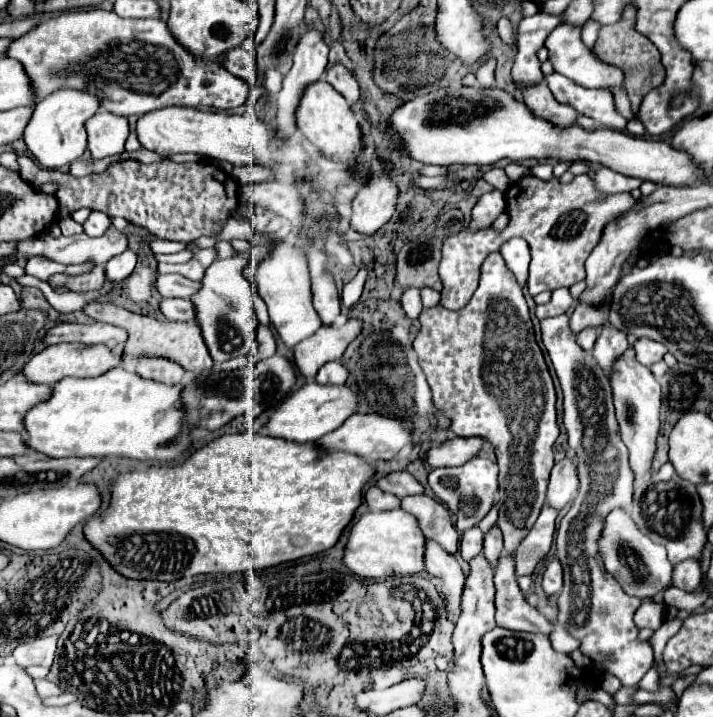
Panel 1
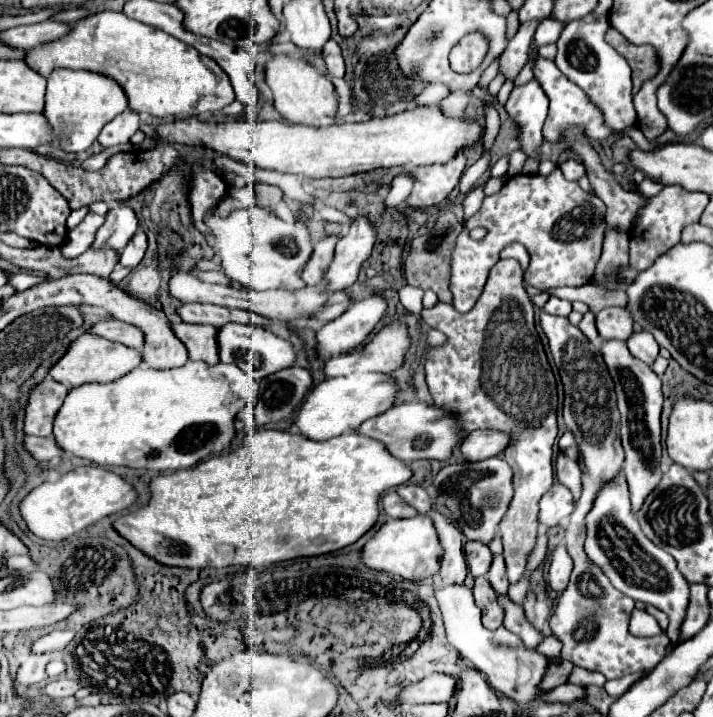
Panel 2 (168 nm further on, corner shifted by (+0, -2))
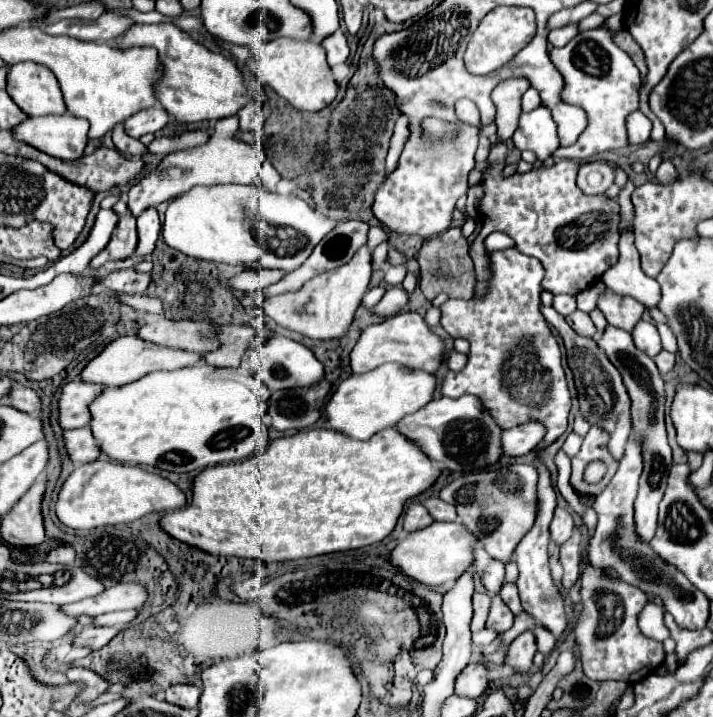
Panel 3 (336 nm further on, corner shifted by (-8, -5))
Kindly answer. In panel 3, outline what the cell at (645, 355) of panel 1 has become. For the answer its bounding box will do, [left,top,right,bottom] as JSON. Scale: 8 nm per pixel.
[632,321,662,357]

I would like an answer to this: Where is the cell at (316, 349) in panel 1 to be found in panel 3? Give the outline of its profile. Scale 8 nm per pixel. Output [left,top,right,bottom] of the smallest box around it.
[374,287,410,317]

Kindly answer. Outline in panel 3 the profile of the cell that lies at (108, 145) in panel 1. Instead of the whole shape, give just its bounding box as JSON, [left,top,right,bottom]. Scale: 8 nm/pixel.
[126,102,170,139]

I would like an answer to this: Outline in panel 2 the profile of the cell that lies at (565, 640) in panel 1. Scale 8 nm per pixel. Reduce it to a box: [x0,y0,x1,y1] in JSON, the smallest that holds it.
[536,636,560,658]

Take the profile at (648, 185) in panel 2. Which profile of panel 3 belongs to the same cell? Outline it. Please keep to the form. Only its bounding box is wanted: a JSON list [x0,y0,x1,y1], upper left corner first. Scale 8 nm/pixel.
[656,159,678,183]

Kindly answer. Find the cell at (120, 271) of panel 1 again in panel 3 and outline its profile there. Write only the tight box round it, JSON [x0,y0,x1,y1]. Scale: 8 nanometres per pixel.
[138,207,160,255]

